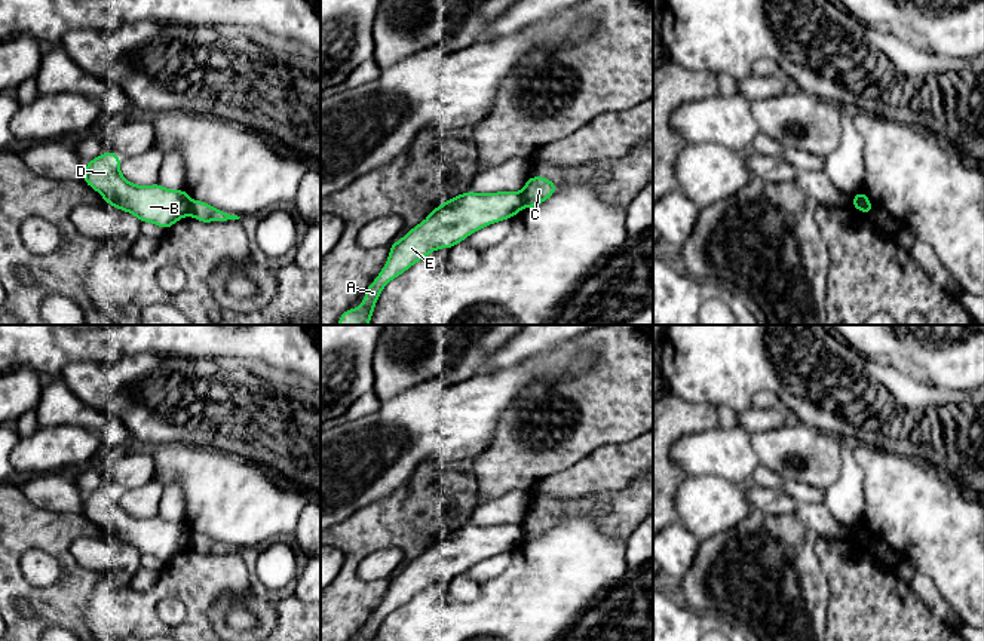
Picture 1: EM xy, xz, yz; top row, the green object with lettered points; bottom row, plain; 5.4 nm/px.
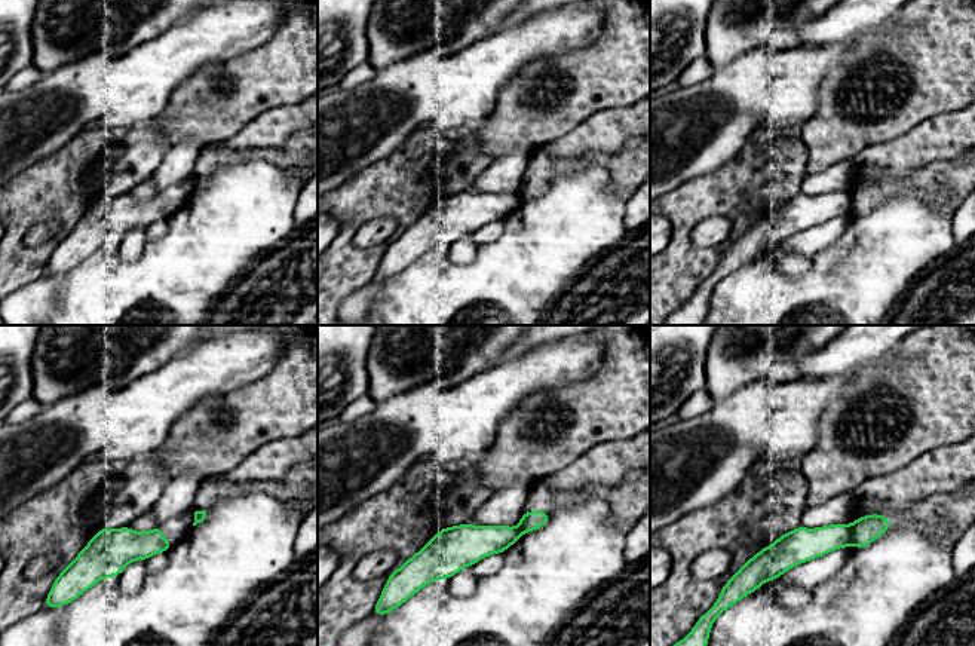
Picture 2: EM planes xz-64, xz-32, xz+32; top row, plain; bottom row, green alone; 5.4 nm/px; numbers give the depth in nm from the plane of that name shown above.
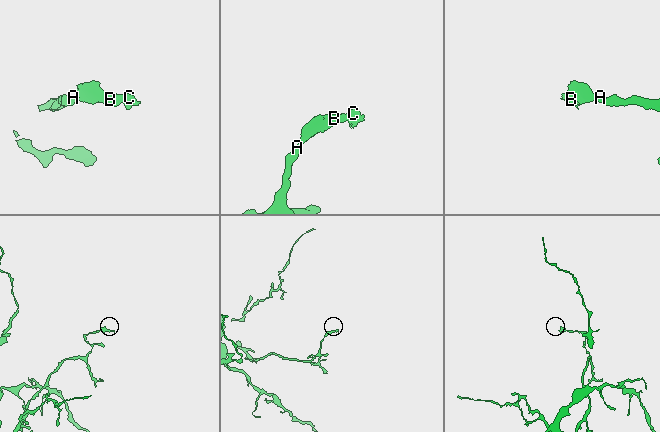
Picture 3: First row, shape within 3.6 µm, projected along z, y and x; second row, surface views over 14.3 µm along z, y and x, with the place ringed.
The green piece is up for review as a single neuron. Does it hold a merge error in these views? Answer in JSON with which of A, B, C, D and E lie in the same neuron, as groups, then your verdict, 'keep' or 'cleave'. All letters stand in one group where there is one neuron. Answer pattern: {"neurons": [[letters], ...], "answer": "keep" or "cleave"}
{"neurons": [["A", "B", "D", "E"], ["C"]], "answer": "cleave"}

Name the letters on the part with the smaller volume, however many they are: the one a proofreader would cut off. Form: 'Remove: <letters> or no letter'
Remove: C

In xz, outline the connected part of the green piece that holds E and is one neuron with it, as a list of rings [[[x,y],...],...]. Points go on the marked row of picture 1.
[[[466,191],[441,203],[423,223],[390,245],[387,261],[367,288],[364,303],[358,309],[347,309],[337,325],[368,325],[380,292],[390,280],[433,251],[450,249],[473,231],[515,217],[522,205],[519,191]]]

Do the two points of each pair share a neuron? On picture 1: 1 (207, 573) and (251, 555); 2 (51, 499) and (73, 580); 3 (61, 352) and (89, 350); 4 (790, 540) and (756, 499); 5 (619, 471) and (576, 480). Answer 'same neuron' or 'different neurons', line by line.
1: different neurons
2: different neurons
3: same neuron
4: different neurons
5: same neuron

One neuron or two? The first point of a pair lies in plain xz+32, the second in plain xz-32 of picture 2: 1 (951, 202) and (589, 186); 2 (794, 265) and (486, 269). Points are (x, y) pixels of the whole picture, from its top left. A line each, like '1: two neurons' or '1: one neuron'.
1: two neurons
2: two neurons

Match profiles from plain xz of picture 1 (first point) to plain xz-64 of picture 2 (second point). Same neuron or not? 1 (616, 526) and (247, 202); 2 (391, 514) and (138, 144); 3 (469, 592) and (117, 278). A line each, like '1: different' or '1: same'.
1: different
2: different
3: different

